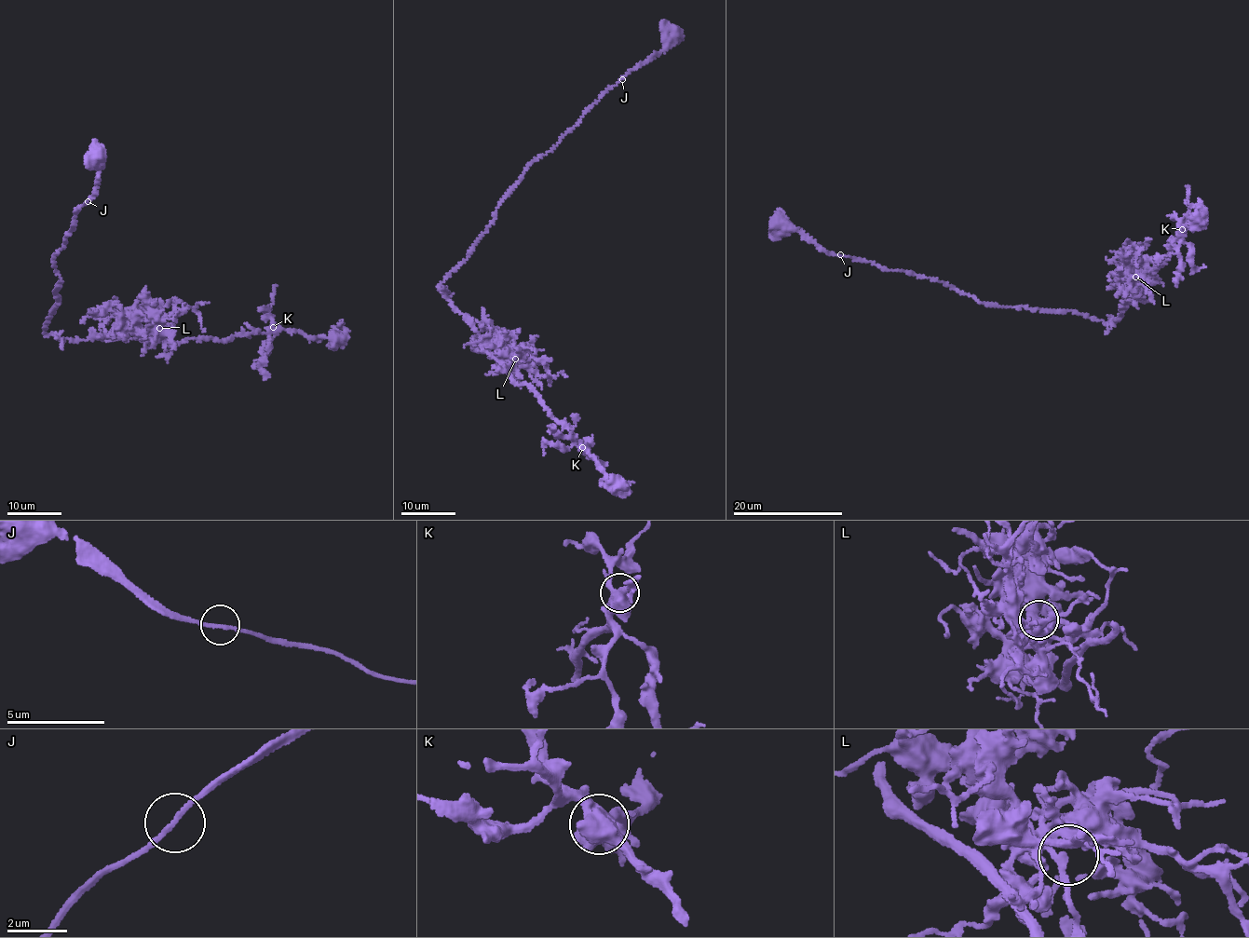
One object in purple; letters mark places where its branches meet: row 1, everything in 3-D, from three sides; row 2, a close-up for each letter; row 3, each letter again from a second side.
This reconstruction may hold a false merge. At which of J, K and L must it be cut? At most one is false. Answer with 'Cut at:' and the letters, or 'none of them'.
Cut at: none of them

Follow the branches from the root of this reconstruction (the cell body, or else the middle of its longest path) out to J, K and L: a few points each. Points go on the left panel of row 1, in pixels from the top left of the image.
J: (96, 153), (92, 155), (101, 165), (94, 193), (88, 201)
K: (96, 153), (101, 165), (94, 193), (78, 209), (56, 253), (61, 300), (45, 334), (224, 342), (273, 327)
L: (96, 153), (94, 193), (56, 253), (61, 300), (45, 334), (101, 339), (122, 319), (159, 328)

